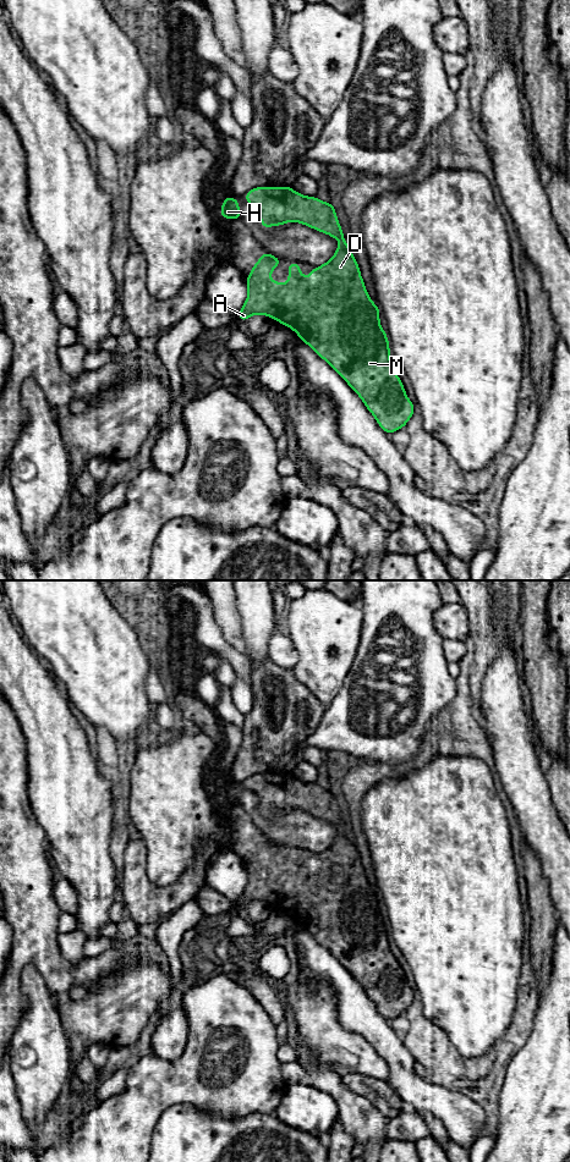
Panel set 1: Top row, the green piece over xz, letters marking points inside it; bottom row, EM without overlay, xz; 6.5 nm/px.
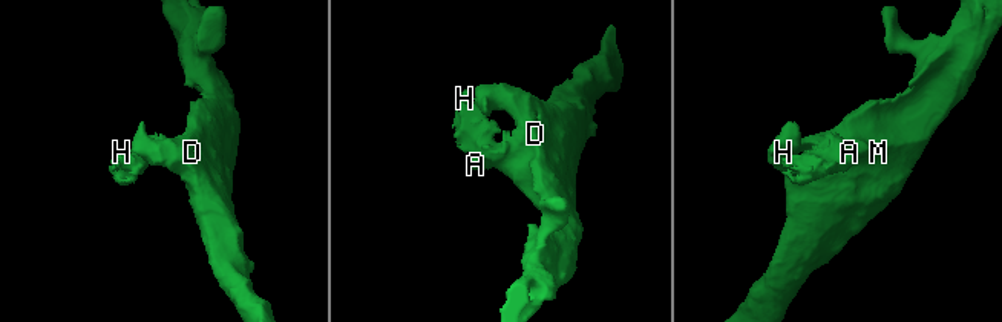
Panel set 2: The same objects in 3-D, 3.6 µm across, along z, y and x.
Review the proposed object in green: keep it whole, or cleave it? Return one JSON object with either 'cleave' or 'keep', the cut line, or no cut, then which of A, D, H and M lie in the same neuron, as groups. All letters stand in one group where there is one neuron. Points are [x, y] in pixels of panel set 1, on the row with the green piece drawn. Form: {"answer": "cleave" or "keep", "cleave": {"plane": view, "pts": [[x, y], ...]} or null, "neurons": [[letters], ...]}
{"answer": "keep", "cleave": null, "neurons": [["A", "D", "H", "M"]]}

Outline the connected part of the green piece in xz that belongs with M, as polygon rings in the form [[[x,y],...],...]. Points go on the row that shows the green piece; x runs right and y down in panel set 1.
[[[290,186],[268,188],[256,187],[245,193],[247,204],[256,208],[259,213],[259,221],[263,228],[269,226],[280,226],[285,222],[296,221],[309,226],[319,232],[328,233],[341,243],[333,258],[325,264],[312,269],[309,276],[305,280],[301,275],[300,264],[289,261],[289,281],[281,285],[278,281],[270,281],[268,277],[275,266],[280,265],[283,259],[275,258],[268,252],[259,255],[259,261],[253,265],[252,271],[246,279],[248,288],[247,299],[239,313],[239,321],[246,321],[253,314],[264,314],[278,320],[284,326],[291,327],[300,338],[307,343],[316,353],[350,385],[350,387],[362,398],[365,406],[374,415],[379,426],[391,434],[400,428],[405,428],[406,423],[413,415],[413,403],[407,398],[404,385],[390,363],[390,349],[387,332],[379,325],[380,310],[369,298],[362,276],[360,274],[358,263],[351,254],[351,249],[345,241],[345,236],[339,225],[335,214],[335,203],[324,203],[316,197],[305,197],[291,189]]]

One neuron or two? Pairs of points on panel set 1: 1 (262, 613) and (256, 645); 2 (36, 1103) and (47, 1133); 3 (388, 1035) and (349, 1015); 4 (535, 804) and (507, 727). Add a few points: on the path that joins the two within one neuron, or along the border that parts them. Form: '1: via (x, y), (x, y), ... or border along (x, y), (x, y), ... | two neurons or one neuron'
1: via (259, 621), (257, 638) | one neuron
2: border along (59, 1100), (37, 1129), (32, 1130), (27, 1125) | two neurons
3: via (378, 1031), (359, 1015) | one neuron
4: via (525, 785), (513, 747) | one neuron

